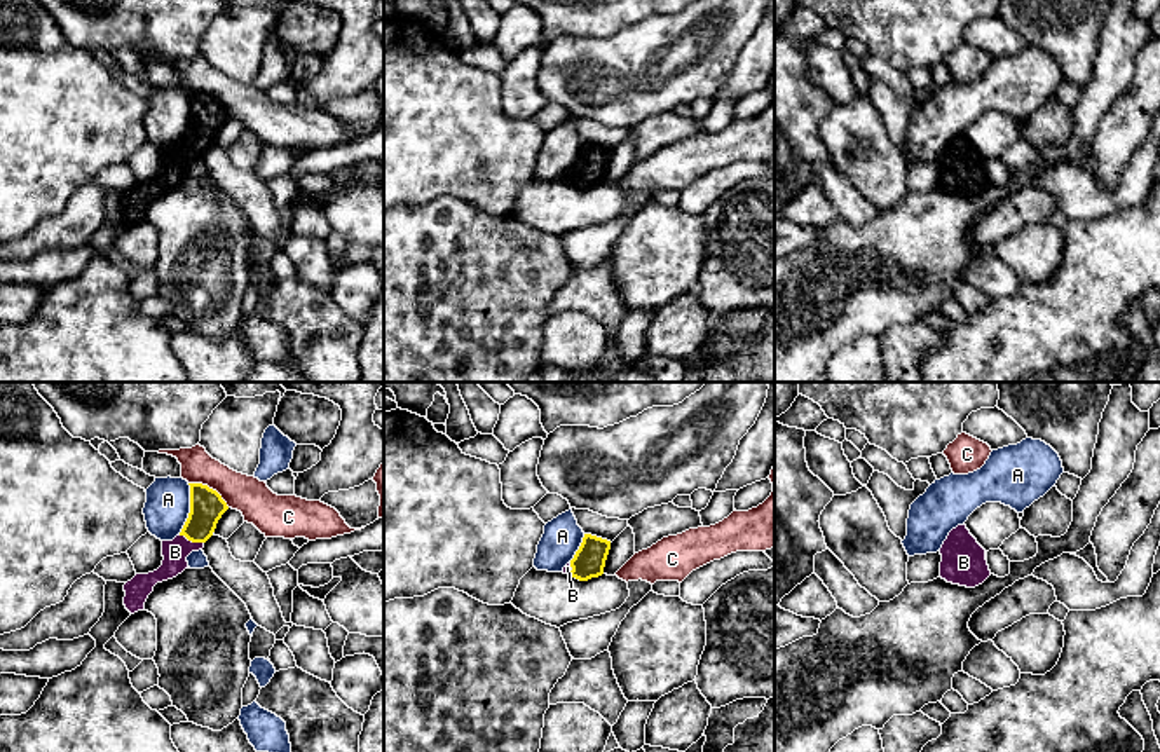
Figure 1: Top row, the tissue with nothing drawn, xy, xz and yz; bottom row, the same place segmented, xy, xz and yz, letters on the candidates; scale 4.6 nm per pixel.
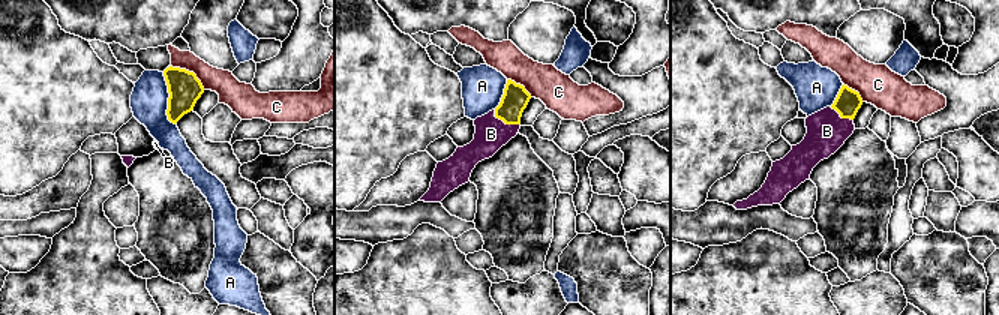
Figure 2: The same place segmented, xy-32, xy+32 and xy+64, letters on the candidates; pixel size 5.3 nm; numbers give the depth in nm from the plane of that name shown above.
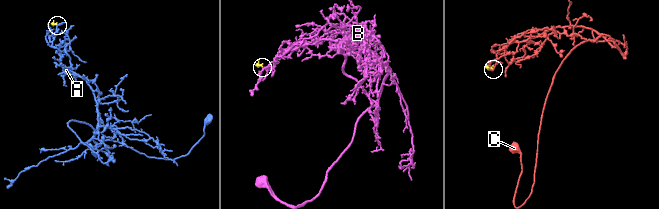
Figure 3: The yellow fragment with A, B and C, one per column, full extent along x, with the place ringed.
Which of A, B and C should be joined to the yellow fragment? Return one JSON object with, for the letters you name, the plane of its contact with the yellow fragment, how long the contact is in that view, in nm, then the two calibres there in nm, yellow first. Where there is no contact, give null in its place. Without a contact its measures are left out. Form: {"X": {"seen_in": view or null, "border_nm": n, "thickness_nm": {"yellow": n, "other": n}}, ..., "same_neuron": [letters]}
{"B": {"seen_in": "xy", "border_nm": 130, "thickness_nm": {"yellow": 160, "other": 120}}, "same_neuron": ["B"]}

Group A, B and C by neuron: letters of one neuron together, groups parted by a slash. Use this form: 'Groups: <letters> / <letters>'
Groups: A / B / C

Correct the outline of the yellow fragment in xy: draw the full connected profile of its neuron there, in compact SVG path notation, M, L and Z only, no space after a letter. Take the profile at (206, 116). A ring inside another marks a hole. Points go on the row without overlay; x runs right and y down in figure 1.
M202 92L190 94L190 122L181 141L173 150L162 150L162 174L148 183L136 183L124 194L124 215L134 223L145 218L157 192L167 190L188 178L187 166L204 157L218 129L229 119L222 105Z

